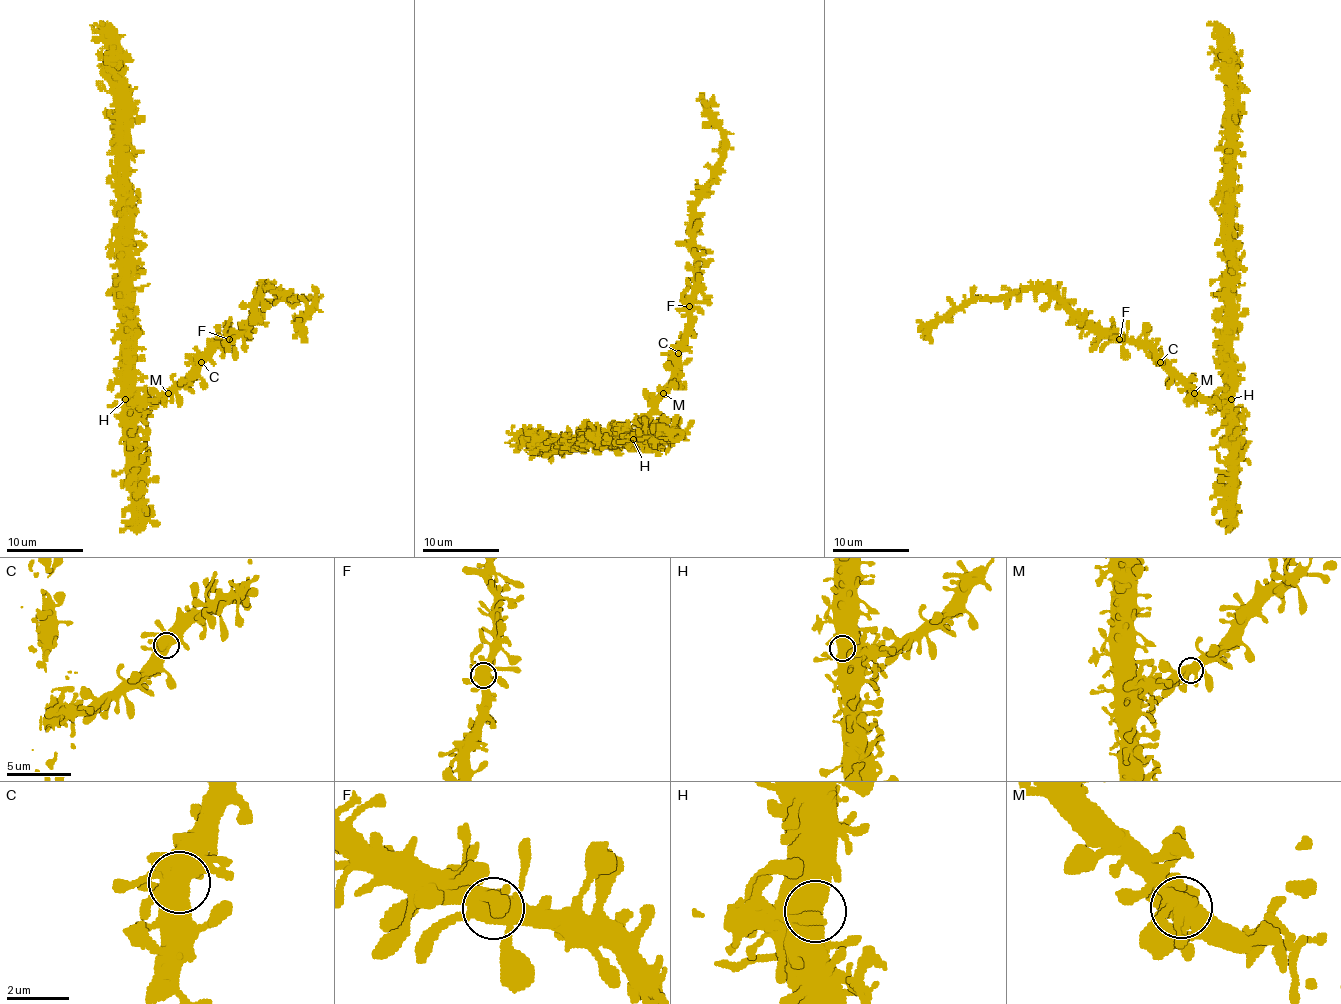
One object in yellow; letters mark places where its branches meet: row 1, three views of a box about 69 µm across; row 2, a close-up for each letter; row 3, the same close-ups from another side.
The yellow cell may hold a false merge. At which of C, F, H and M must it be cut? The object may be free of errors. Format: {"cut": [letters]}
{"cut": []}

